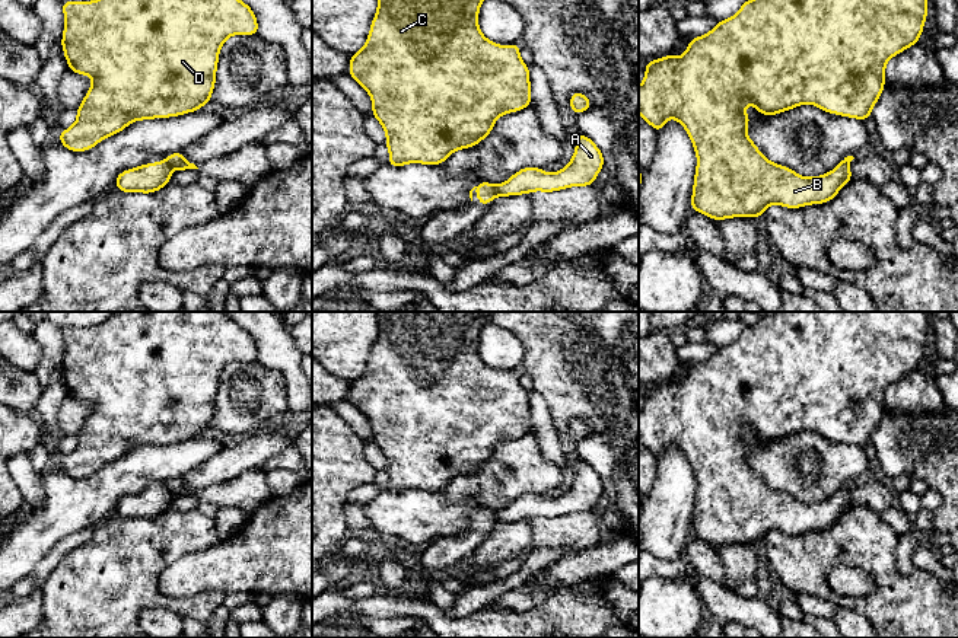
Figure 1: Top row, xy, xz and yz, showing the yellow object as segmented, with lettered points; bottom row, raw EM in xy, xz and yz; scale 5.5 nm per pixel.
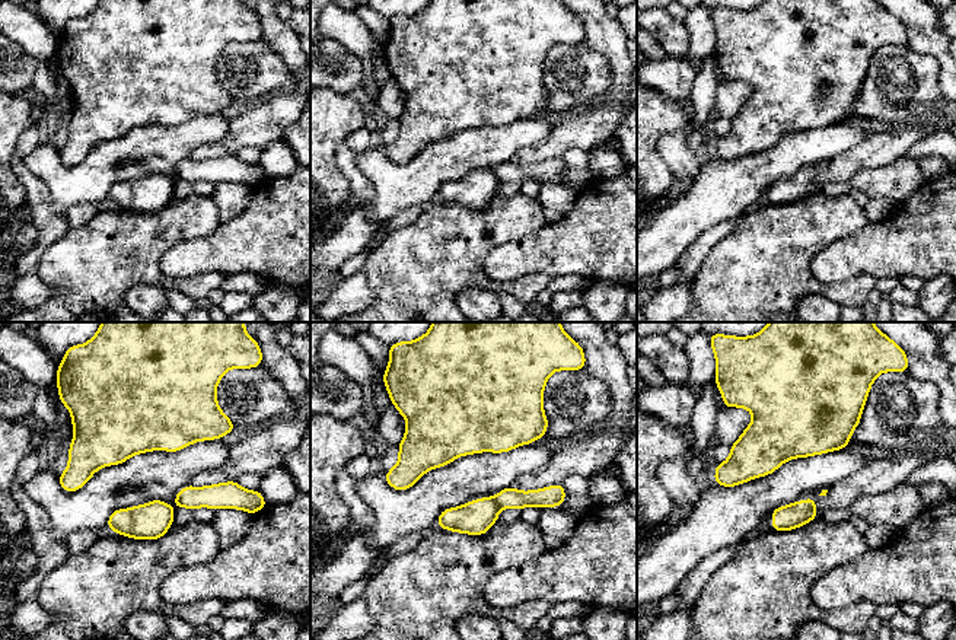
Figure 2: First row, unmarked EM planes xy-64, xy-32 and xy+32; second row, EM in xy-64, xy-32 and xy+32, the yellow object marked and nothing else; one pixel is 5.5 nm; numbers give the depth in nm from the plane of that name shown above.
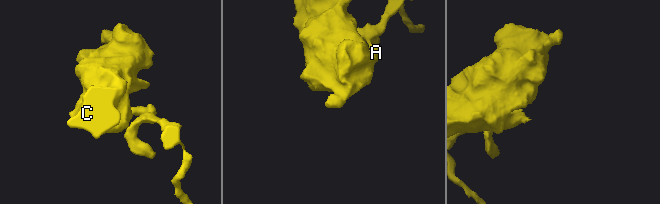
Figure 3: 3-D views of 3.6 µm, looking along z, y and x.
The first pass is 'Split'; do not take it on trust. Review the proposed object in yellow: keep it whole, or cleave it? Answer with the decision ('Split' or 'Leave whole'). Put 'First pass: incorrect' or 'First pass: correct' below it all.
Split
First pass: correct

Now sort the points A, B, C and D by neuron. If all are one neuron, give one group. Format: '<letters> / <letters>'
A / B C D

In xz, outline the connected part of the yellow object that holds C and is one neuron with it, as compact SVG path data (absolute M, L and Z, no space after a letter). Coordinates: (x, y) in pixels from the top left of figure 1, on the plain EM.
M378 312L378 336L373 344L373 348L370 351L370 358L367 363L367 369L363 371L360 377L353 380L350 383L350 402L370 421L373 436L372 441L382 450L385 459L386 459L386 469L385 472L389 476L389 488L388 491L400 494L407 489L423 489L423 491L442 491L448 482L451 482L453 478L461 475L468 475L471 472L477 472L483 465L486 465L496 449L496 446L505 440L521 437L531 431L532 422L531 422L531 409L529 409L529 395L522 387L519 382L519 370L513 371L497 371L491 367L488 367L478 354L478 336L484 325L488 322L488 318L493 312Z

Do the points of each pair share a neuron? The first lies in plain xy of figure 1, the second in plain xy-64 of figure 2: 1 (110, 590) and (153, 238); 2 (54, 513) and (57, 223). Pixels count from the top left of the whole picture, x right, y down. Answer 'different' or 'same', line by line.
1: same
2: different

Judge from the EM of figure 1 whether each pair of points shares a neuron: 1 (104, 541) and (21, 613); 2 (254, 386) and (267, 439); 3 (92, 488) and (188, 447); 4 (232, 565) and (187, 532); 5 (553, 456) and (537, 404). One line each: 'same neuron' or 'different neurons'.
1: different neurons
2: different neurons
3: same neuron
4: different neurons
5: same neuron

